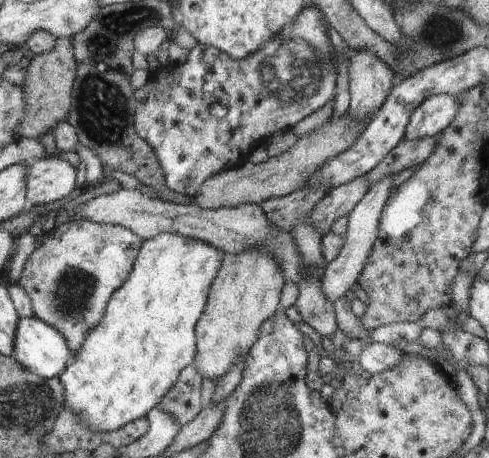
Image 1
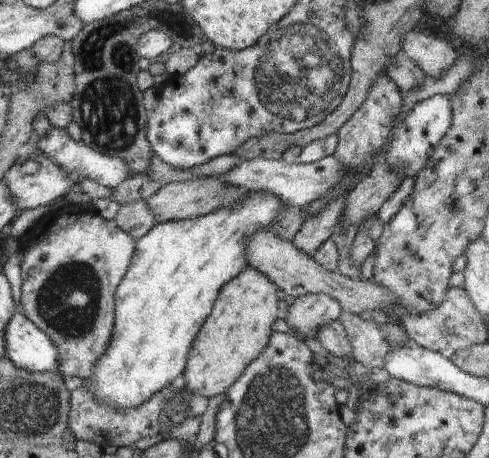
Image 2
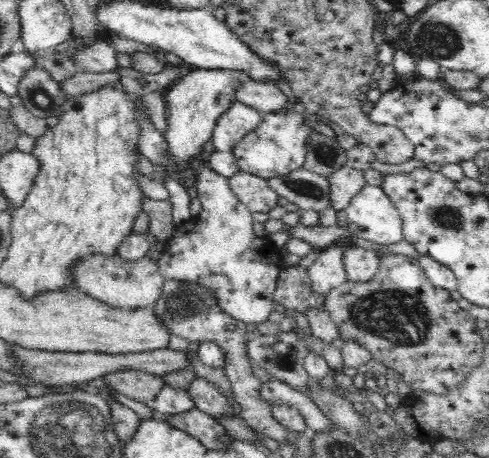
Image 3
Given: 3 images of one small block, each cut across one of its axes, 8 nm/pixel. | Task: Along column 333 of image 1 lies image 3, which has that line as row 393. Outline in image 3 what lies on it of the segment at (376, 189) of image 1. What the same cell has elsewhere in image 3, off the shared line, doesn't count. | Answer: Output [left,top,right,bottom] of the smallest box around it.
[260,380,338,434]

